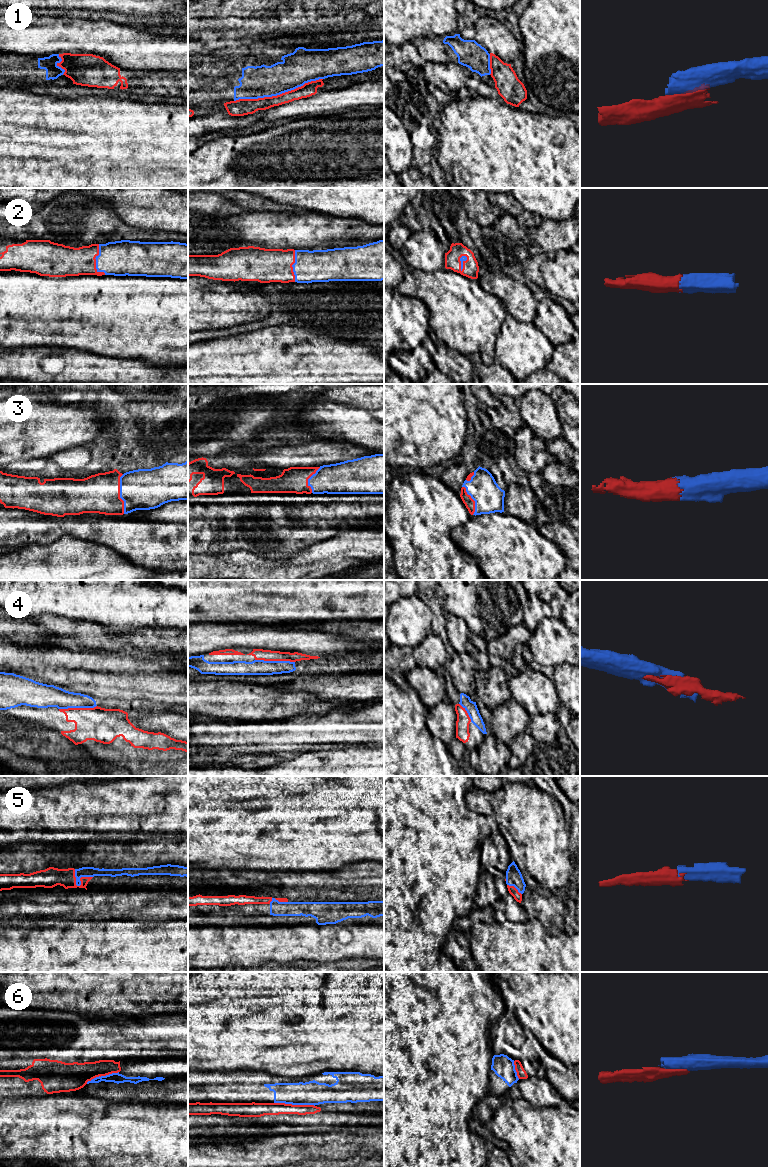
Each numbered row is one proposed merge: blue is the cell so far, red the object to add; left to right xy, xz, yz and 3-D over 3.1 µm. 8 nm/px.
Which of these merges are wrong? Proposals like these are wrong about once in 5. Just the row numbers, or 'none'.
1, 6

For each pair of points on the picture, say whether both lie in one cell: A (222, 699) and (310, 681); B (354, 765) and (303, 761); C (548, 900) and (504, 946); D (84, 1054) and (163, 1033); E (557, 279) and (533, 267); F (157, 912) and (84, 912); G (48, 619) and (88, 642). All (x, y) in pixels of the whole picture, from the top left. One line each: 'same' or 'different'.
A: different
B: same
C: different
D: same
E: same
F: same
G: same

